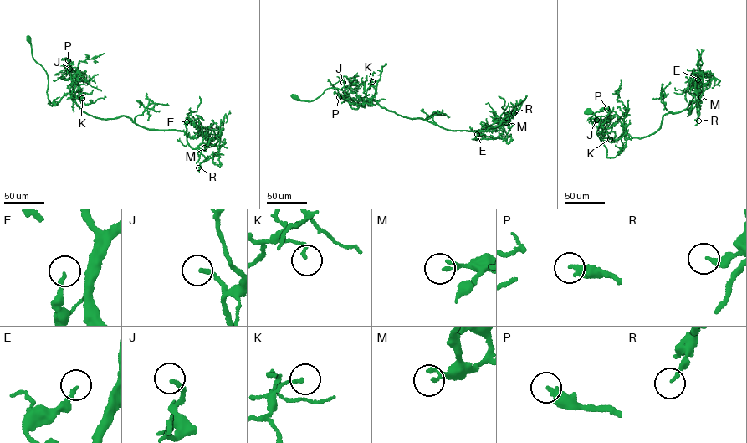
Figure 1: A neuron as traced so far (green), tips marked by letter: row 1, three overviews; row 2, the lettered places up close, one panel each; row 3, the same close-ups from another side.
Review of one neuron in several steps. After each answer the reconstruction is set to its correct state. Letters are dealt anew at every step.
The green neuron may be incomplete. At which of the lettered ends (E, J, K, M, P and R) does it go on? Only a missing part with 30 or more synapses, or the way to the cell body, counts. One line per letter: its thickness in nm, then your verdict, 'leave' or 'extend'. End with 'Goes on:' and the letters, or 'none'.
E: 170 nm thick; leave
J: 170 nm thick; extend
K: 150 nm thick; leave
M: 120 nm thick; leave
P: 320 nm thick; extend
R: 180 nm thick; leave
Goes on: J, P

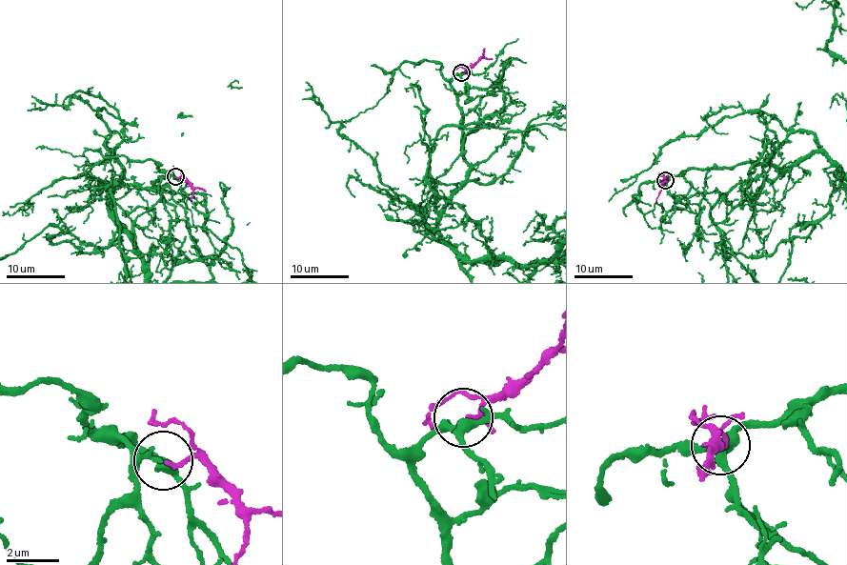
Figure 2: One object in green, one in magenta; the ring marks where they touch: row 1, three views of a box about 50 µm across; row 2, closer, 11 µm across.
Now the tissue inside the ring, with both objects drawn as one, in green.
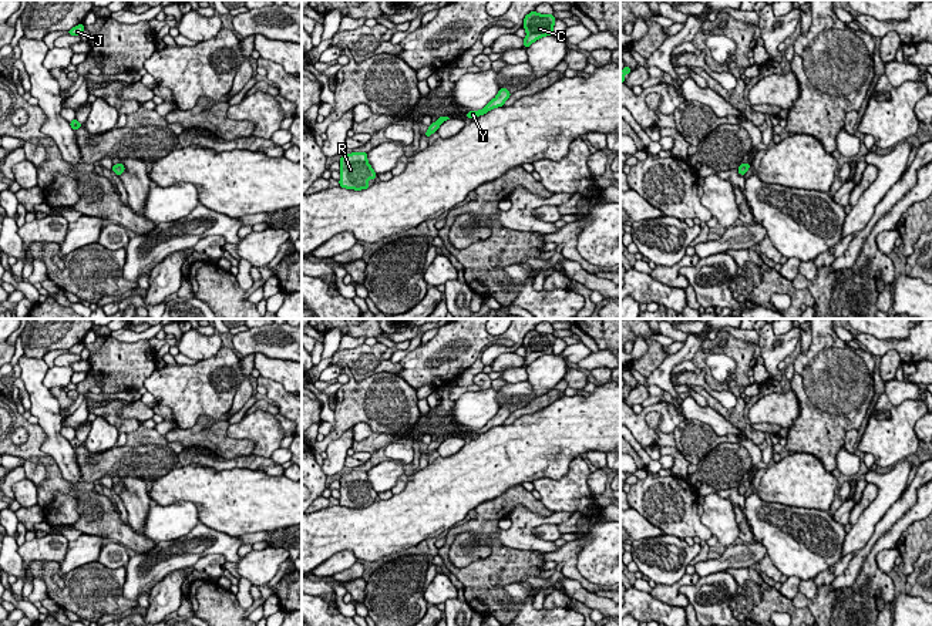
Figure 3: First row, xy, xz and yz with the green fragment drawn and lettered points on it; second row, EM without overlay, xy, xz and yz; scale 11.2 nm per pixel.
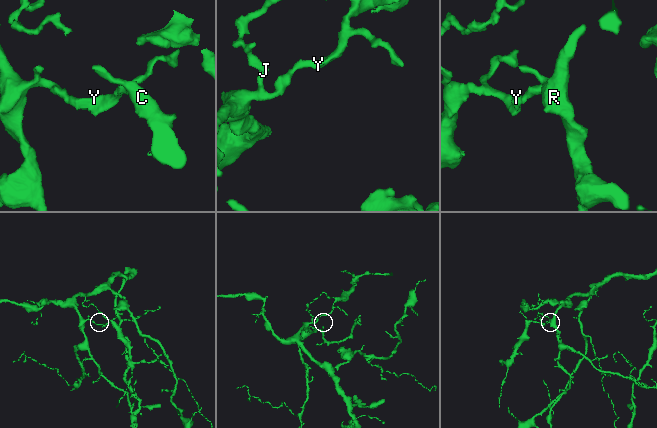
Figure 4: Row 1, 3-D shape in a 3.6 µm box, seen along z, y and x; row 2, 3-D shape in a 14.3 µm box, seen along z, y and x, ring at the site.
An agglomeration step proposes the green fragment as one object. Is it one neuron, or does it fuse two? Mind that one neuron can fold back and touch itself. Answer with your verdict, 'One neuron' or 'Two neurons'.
One neuron

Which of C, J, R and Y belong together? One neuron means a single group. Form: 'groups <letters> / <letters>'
groups C J R Y

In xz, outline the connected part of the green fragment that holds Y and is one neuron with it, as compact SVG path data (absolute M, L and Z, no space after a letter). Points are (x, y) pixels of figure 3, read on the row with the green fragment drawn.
M504 87L498 91L497 97L487 104L485 108L480 111L470 111L465 117L475 118L475 117L487 114L492 108L502 107L504 102L509 98L509 95L511 92Z

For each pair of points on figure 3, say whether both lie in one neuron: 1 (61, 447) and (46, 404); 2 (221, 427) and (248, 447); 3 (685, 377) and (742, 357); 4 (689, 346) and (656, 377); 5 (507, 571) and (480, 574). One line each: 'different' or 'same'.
1: same
2: same
3: different
4: same
5: same

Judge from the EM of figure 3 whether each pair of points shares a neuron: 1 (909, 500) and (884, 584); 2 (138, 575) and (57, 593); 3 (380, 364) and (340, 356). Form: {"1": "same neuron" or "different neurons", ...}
{"1": "different neurons", "2": "different neurons", "3": "same neuron"}

